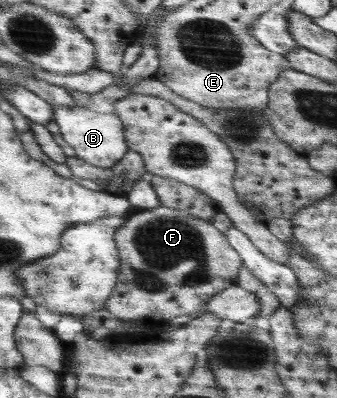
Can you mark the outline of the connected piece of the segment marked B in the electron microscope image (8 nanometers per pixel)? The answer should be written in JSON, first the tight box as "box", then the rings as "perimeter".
{"box":[53,105,127,169],"perimeter":[[[74,105],[53,106],[53,119],[62,132],[62,138],[75,150],[75,155],[89,165],[111,169],[127,153],[124,127],[113,114],[90,112],[86,107]]]}

